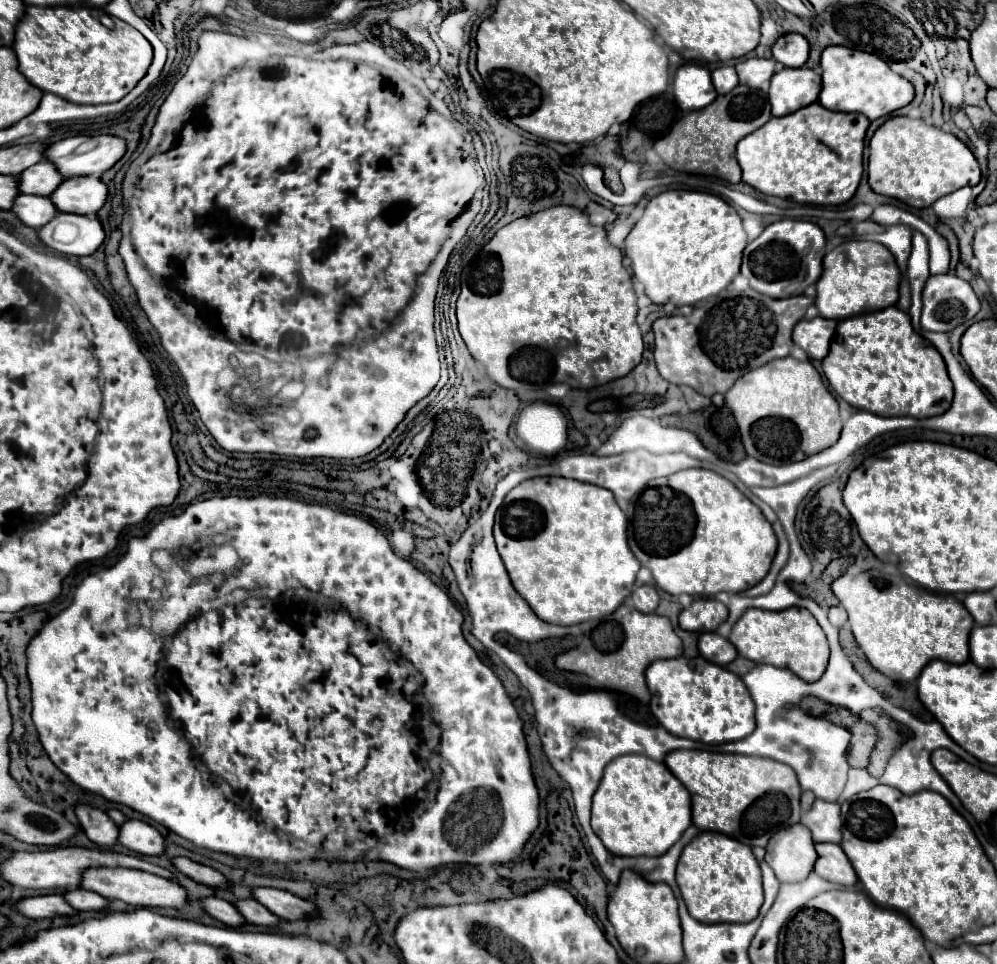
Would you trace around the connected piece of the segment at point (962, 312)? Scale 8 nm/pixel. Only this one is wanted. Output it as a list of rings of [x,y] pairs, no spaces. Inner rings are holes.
[[[930,275],[924,289],[922,289],[922,319],[920,325],[926,331],[952,331],[954,327],[970,321],[980,311],[980,301],[972,291],[970,283],[958,279],[956,275]]]

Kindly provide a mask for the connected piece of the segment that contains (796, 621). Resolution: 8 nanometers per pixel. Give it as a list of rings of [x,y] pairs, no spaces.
[[[790,607],[784,611],[760,611],[748,609],[740,621],[732,627],[728,637],[738,653],[756,663],[768,663],[790,669],[804,681],[818,681],[828,665],[828,641],[818,621],[802,607]]]

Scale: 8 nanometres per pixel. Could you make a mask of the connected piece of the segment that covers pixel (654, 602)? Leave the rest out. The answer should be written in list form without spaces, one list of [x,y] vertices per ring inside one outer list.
[[[642,585],[642,587],[634,589],[634,593],[630,595],[630,601],[638,611],[650,613],[650,611],[654,611],[658,607],[660,597],[658,597],[658,593],[656,593],[656,589],[652,585]]]

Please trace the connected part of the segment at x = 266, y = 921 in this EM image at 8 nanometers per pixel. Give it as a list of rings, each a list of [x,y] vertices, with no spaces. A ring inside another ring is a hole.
[[[246,899],[246,901],[238,901],[234,903],[238,905],[240,913],[254,925],[264,925],[264,927],[276,927],[282,923],[280,917],[276,917],[274,913],[270,913],[262,903],[254,901],[254,899]]]

